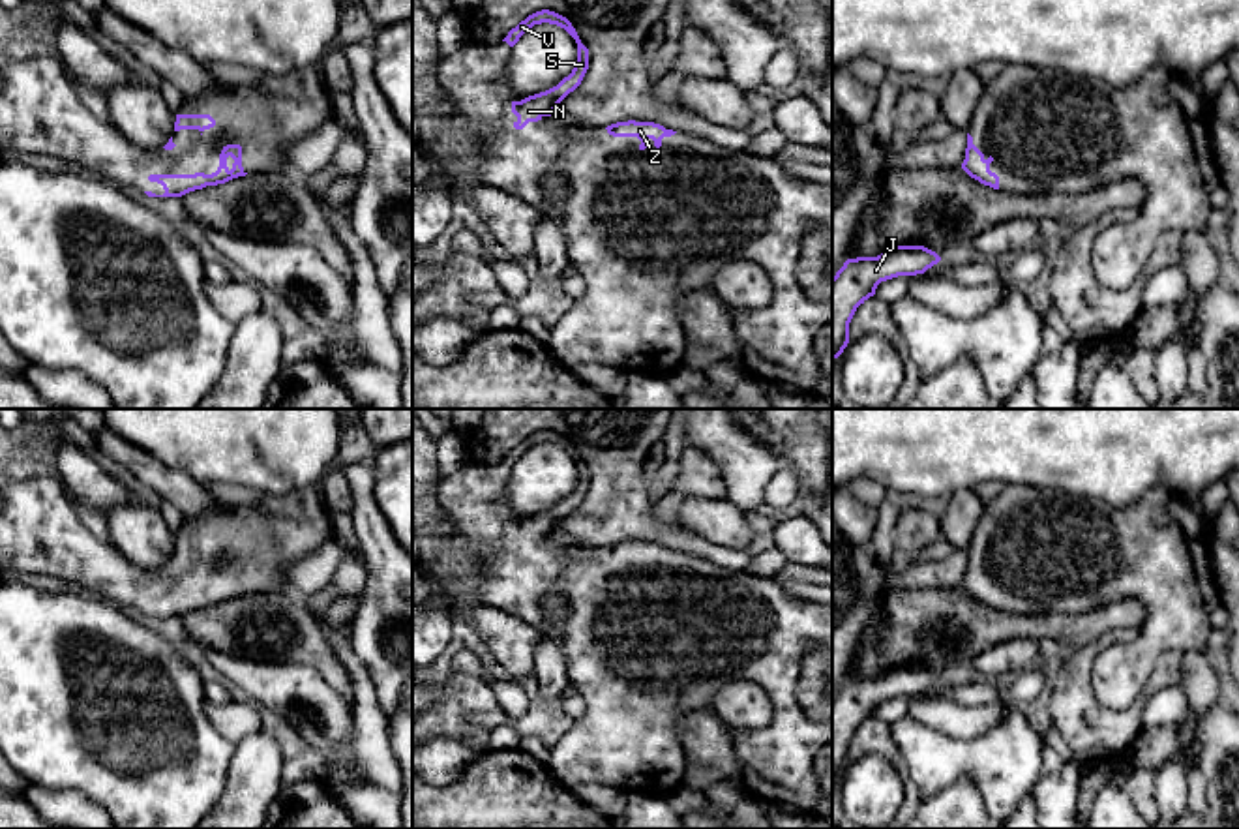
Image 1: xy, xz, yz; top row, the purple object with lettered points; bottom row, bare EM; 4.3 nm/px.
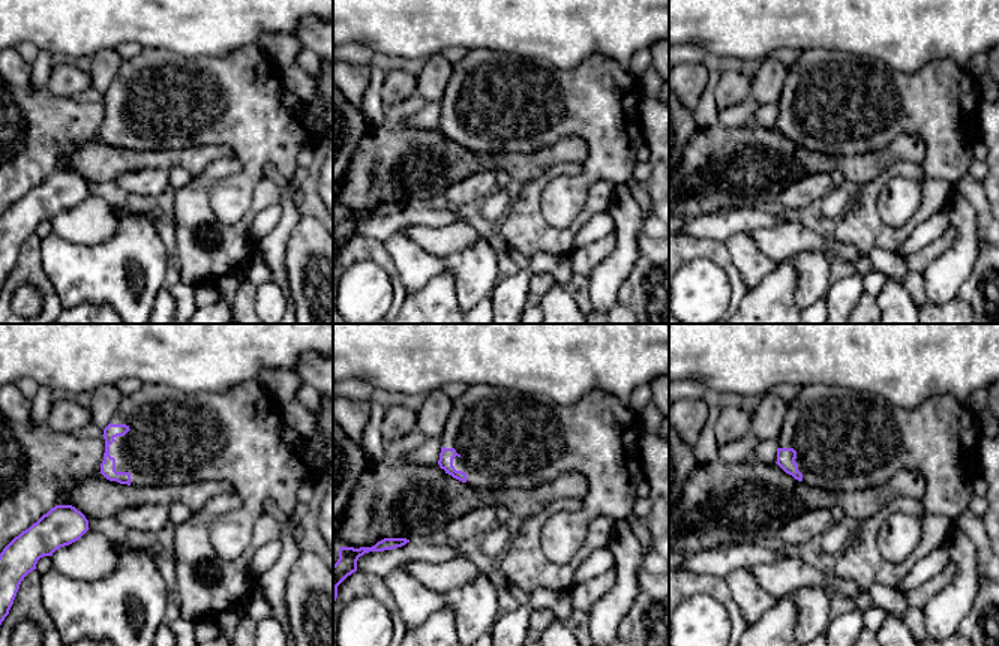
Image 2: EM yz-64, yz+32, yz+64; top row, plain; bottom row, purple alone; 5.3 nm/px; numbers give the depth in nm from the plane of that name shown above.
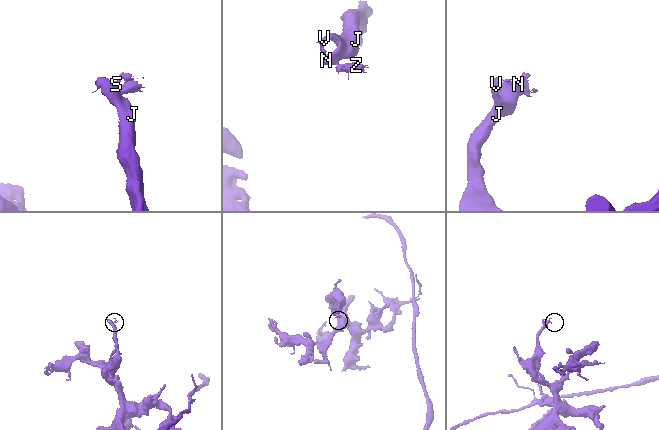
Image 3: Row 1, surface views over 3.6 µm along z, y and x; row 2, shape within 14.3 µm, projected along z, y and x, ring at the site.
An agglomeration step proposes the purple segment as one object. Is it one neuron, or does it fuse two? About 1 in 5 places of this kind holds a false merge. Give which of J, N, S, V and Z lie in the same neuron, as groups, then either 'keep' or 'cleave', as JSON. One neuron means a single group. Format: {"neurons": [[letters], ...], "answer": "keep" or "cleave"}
{"neurons": [["J", "N", "S", "V", "Z"]], "answer": "keep"}

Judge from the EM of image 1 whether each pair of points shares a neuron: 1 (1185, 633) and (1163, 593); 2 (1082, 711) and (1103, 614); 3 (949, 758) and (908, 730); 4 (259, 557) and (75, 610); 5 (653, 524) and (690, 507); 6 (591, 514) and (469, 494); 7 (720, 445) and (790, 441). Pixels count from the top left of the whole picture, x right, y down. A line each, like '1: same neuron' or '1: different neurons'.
1: same neuron
2: different neurons
3: same neuron
4: different neurons
5: different neurons
6: different neurons
7: different neurons

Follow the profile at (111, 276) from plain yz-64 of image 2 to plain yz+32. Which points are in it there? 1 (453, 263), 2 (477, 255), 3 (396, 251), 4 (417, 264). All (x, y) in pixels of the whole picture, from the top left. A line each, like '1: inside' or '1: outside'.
1: inside
2: inside
3: inside
4: inside

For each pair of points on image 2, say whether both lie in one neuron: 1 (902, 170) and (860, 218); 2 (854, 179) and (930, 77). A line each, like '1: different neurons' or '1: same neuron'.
1: same neuron
2: different neurons

